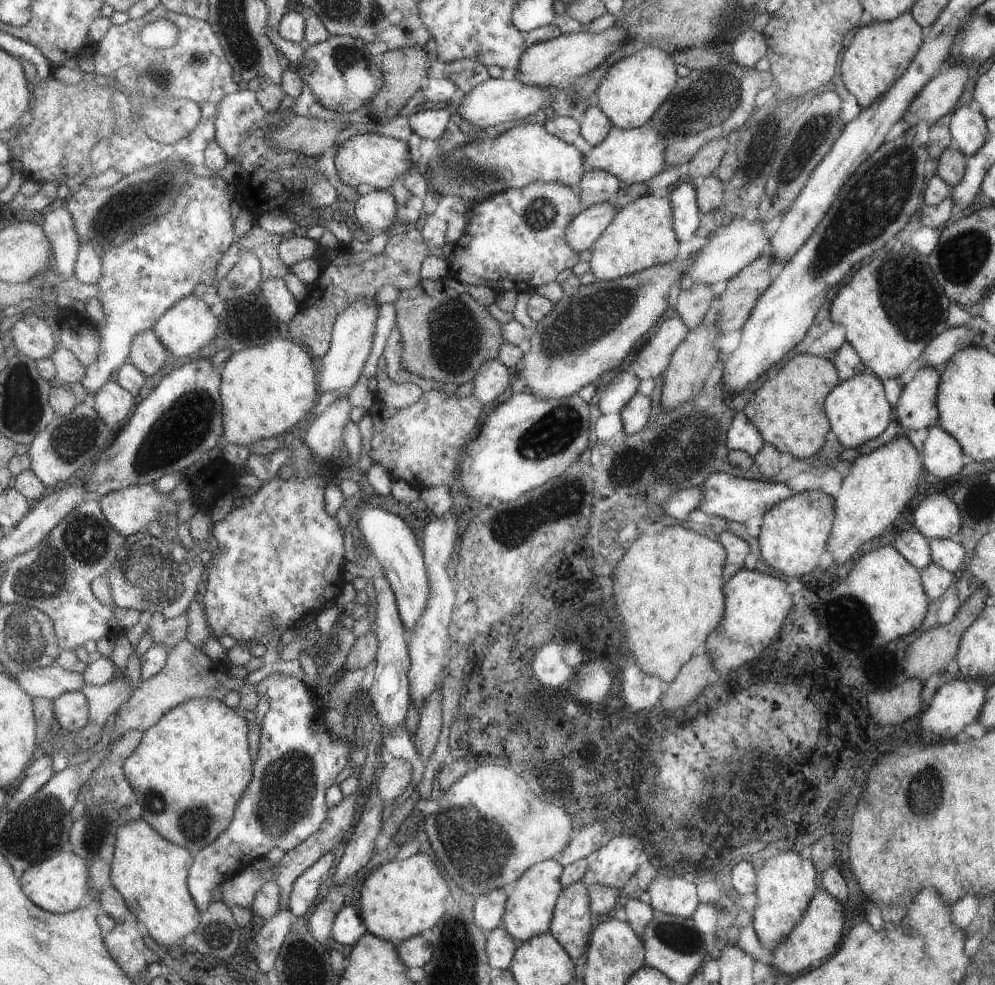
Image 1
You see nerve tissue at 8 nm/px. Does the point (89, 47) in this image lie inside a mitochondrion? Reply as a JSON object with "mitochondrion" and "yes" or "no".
{"mitochondrion":"no"}

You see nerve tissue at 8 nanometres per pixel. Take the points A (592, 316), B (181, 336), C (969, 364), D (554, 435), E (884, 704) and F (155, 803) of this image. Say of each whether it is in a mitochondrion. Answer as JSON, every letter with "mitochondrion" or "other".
{"A":"mitochondrion","B":"other","C":"other","D":"mitochondrion","E":"other","F":"mitochondrion"}

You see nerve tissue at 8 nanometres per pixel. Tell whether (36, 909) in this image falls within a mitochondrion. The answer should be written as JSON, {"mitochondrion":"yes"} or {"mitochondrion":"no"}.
{"mitochondrion":"no"}

